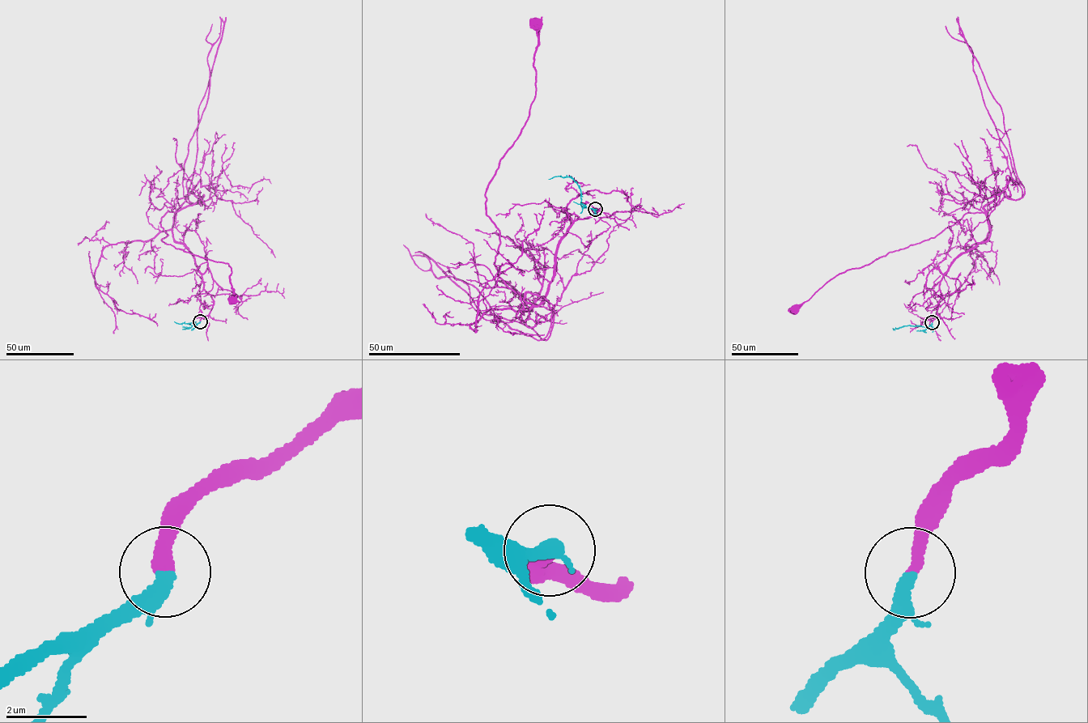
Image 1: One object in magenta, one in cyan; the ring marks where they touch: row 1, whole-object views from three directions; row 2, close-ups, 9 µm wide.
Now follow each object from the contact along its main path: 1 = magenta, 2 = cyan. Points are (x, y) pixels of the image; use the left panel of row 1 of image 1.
1: (200, 321), (213, 300), (191, 253), (173, 238), (175, 214), (167, 210), (162, 241), (228, 263), (232, 299)
2: (200, 321), (191, 325), (189, 323), (195, 321), (180, 324), (174, 321)

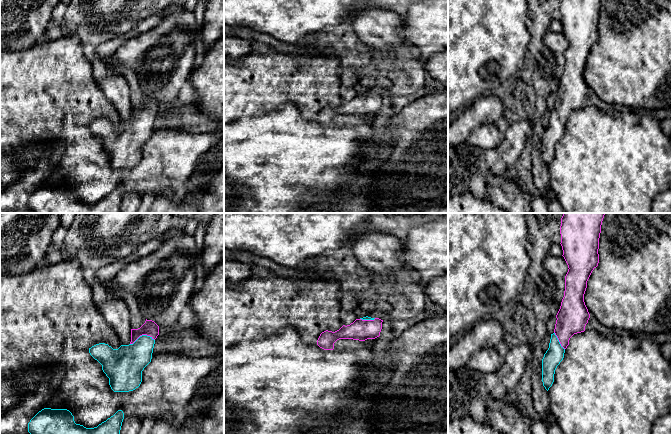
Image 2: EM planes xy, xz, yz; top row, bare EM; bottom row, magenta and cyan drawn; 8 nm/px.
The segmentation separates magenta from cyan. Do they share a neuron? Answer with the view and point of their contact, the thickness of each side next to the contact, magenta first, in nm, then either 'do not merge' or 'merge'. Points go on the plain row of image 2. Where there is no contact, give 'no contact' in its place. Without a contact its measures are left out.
xy (142, 110) | 120/280 nm | merge

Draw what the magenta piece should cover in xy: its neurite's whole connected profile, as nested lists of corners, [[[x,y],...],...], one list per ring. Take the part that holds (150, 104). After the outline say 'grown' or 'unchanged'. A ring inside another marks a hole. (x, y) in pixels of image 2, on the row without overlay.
[[[147,96],[138,105],[131,105],[131,118],[113,125],[105,119],[89,124],[90,131],[102,141],[114,168],[129,168],[142,158],[142,147],[151,138],[159,102]]] | grown

